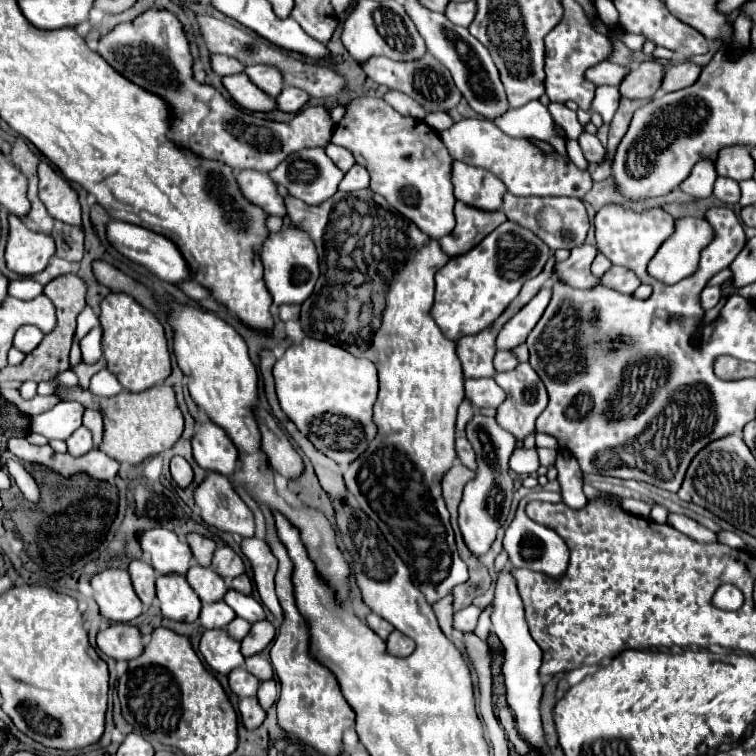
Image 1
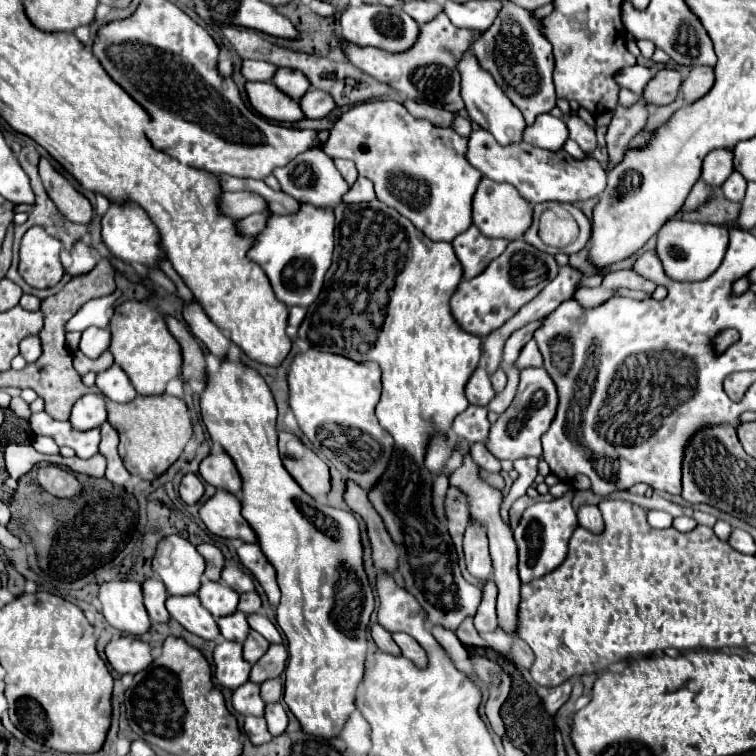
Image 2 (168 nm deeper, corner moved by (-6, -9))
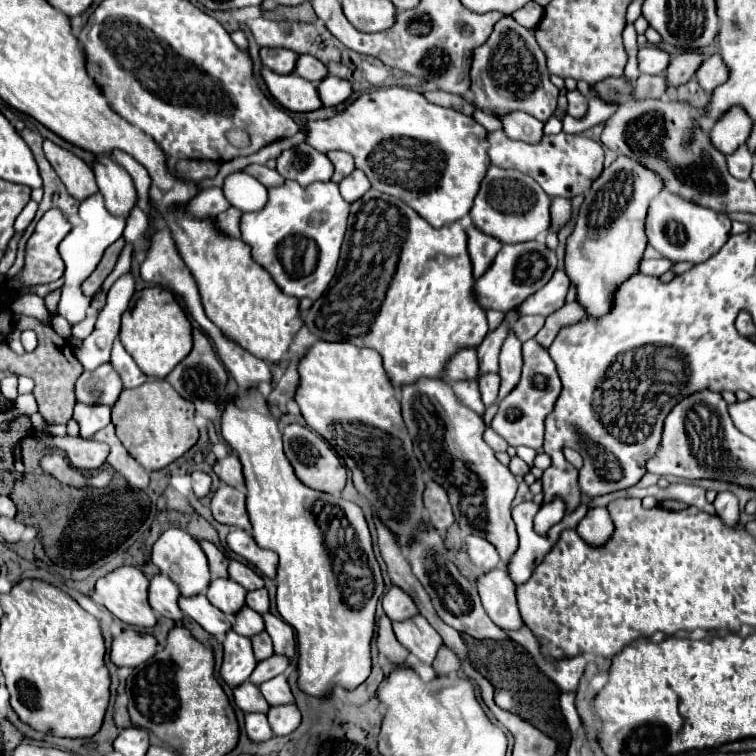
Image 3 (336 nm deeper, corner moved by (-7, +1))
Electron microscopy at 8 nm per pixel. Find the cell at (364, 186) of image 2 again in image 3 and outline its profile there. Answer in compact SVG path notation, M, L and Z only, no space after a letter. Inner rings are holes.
M354 170L348 178L340 182L340 192L346 202L356 202L370 190L370 182L362 170Z

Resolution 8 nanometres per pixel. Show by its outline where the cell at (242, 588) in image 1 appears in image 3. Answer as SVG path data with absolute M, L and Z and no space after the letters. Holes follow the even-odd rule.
M260 588L260 590L252 590L248 592L246 596L246 606L260 612L260 614L266 614L270 610L270 600L268 600L268 592L266 588Z

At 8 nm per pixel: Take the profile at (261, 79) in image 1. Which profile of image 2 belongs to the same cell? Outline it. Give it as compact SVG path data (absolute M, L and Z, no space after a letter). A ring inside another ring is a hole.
M277 68L271 82L293 100L299 100L309 90L309 80L299 70L291 68Z

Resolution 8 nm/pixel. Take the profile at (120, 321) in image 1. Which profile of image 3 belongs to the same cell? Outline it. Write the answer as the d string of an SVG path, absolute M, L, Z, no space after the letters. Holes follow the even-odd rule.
M160 286L140 290L122 316L120 340L140 370L150 378L164 378L192 350L192 324L170 290Z

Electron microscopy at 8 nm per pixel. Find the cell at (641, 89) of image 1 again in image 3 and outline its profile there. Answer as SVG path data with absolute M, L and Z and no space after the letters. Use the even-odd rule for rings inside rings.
M682 52L676 58L672 58L670 66L666 68L666 78L668 78L668 86L680 86L686 84L696 70L700 68L704 56L698 52Z

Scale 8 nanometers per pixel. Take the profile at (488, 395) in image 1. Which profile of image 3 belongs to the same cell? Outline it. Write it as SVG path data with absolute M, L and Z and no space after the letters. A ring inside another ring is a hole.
M458 350L456 354L452 354L454 358L450 358L444 366L444 378L448 382L456 382L456 380L464 380L464 378L478 378L478 356L476 350Z

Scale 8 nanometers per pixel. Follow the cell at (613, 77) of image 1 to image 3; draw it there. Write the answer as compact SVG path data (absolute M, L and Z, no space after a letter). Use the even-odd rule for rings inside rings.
M644 46L638 52L638 62L640 62L640 72L642 74L662 74L668 64L670 64L672 56L664 50L660 50L658 46Z

